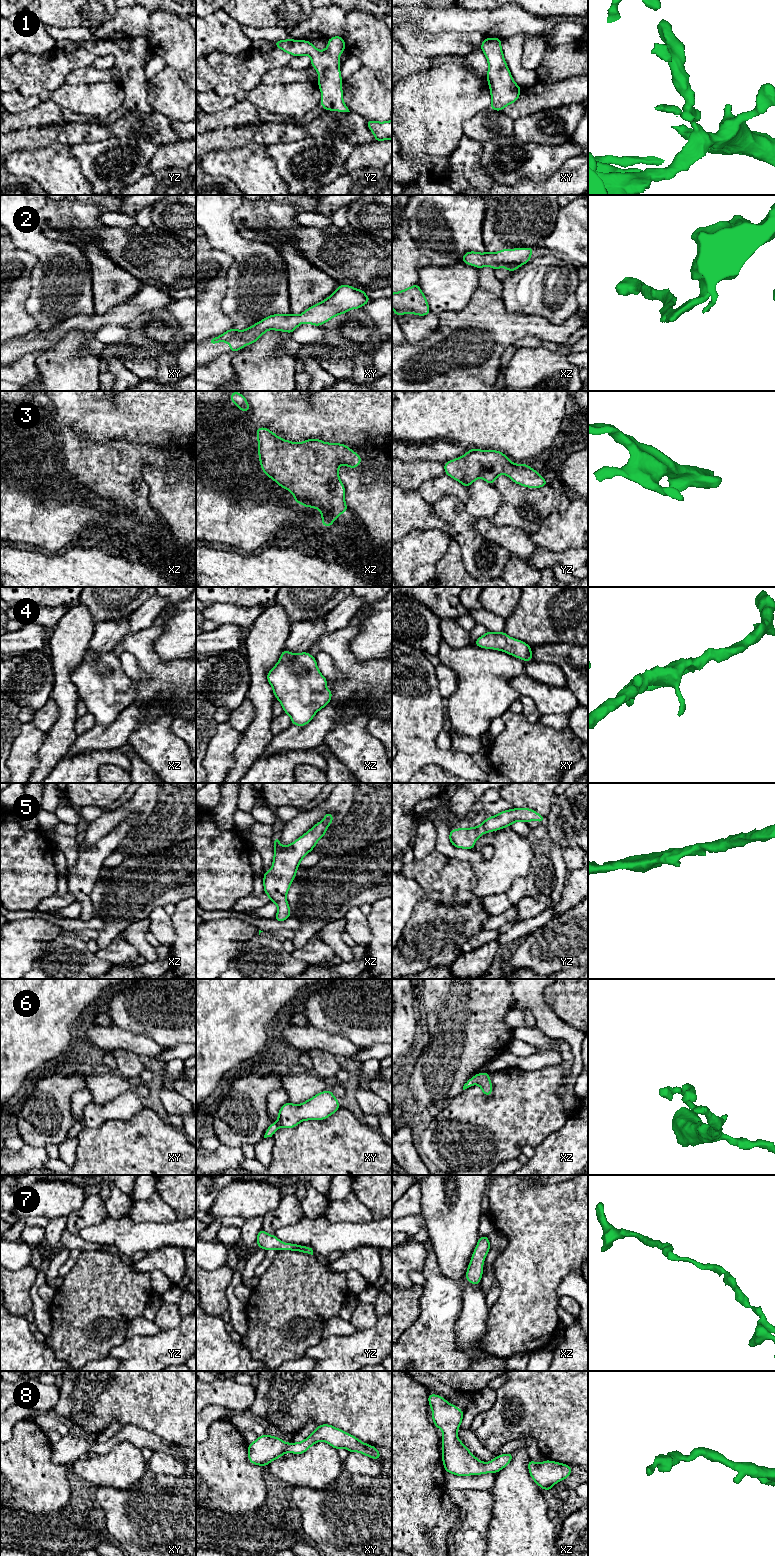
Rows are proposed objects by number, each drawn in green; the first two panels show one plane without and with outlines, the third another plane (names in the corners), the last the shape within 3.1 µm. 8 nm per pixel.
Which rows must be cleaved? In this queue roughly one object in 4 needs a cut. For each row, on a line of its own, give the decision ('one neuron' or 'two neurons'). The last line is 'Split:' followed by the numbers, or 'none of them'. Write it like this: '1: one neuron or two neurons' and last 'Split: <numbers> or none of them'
1: one neuron
2: one neuron
3: one neuron
4: one neuron
5: one neuron
6: one neuron
7: one neuron
8: one neuron
Split: none of them

